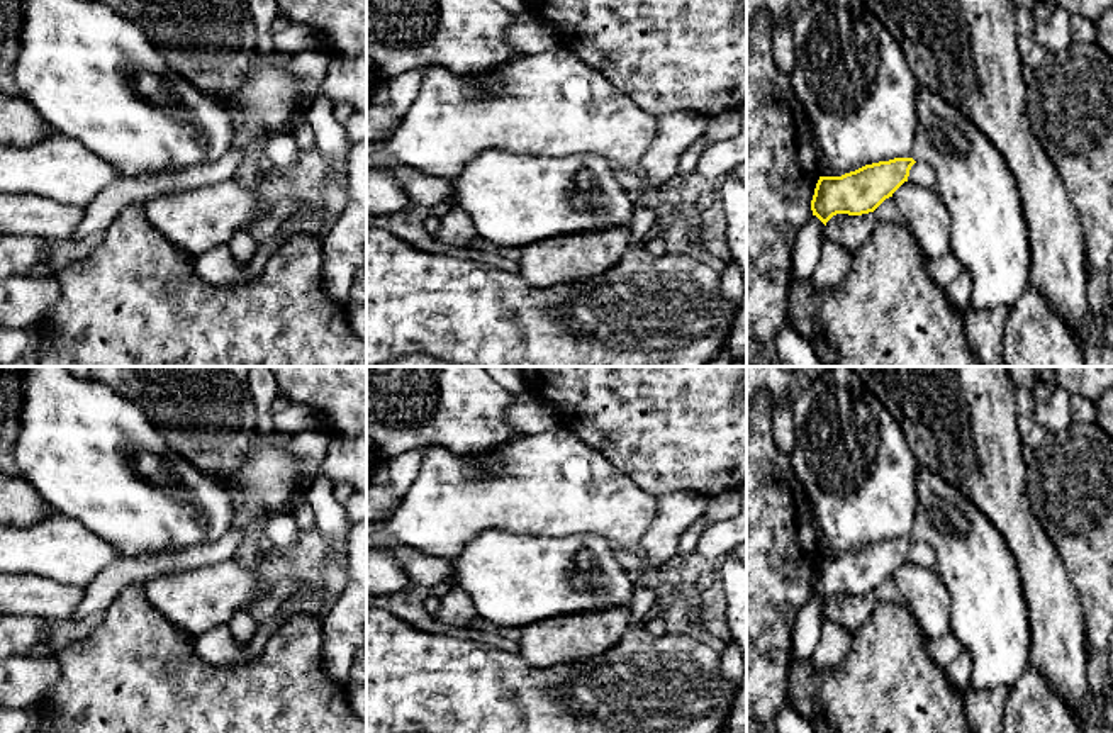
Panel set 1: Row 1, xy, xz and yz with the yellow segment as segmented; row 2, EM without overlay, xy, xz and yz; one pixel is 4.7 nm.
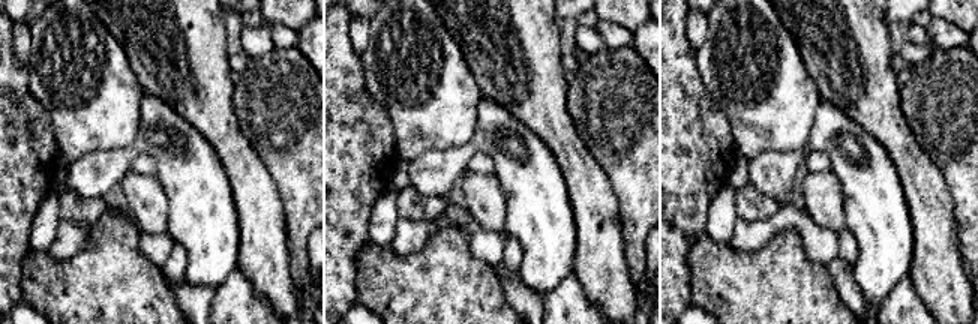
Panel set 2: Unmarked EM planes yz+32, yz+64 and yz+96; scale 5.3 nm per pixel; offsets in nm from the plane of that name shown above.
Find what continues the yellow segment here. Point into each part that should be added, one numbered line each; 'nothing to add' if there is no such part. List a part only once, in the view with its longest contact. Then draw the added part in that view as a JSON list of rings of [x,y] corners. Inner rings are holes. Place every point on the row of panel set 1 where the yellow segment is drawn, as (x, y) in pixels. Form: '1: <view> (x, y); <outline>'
1: yz (988, 233); [[[920,87],[911,158],[935,170],[935,190],[950,214],[950,255],[970,273],[970,307],[1013,307],[1030,287],[1032,244],[1018,183],[1001,153],[969,117],[933,90]]]

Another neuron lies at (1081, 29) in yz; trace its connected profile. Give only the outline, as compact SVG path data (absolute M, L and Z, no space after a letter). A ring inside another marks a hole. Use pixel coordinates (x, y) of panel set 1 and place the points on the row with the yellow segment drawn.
M1071 15L1067 29L1071 42L1096 42L1096 22L1082 15Z

